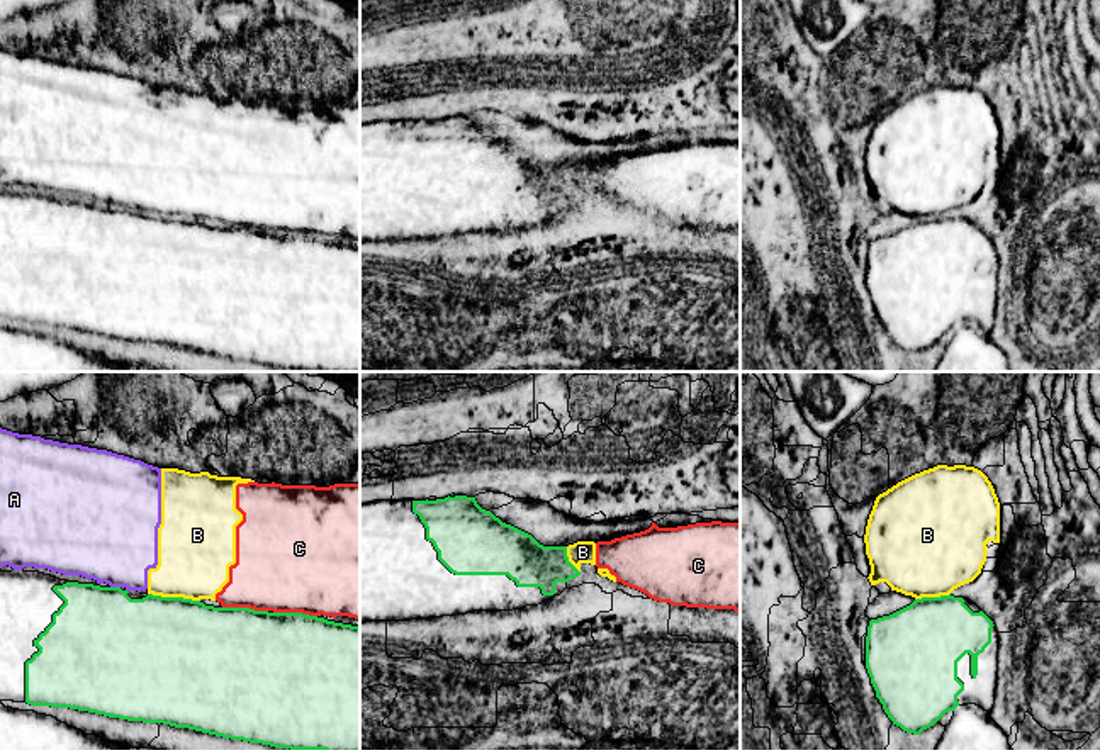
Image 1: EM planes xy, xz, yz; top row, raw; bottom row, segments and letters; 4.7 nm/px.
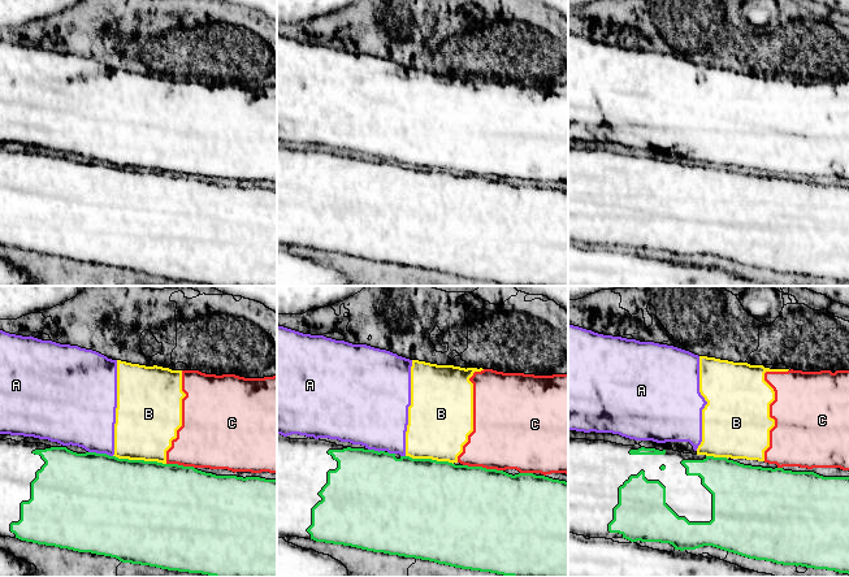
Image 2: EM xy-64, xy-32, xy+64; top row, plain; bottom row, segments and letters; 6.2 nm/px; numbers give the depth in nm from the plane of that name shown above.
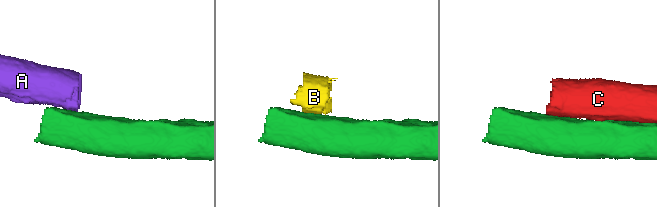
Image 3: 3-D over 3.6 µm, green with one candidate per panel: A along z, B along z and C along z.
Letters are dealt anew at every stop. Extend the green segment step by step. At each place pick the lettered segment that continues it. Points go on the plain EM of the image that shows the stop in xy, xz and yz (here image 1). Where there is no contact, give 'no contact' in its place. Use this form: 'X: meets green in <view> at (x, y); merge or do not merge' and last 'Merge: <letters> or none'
A: meets green in xy at (116, 207); do not merge
B: meets green in xy at (173, 218); do not merge
C: meets green in xy at (245, 228); do not merge
Merge: none

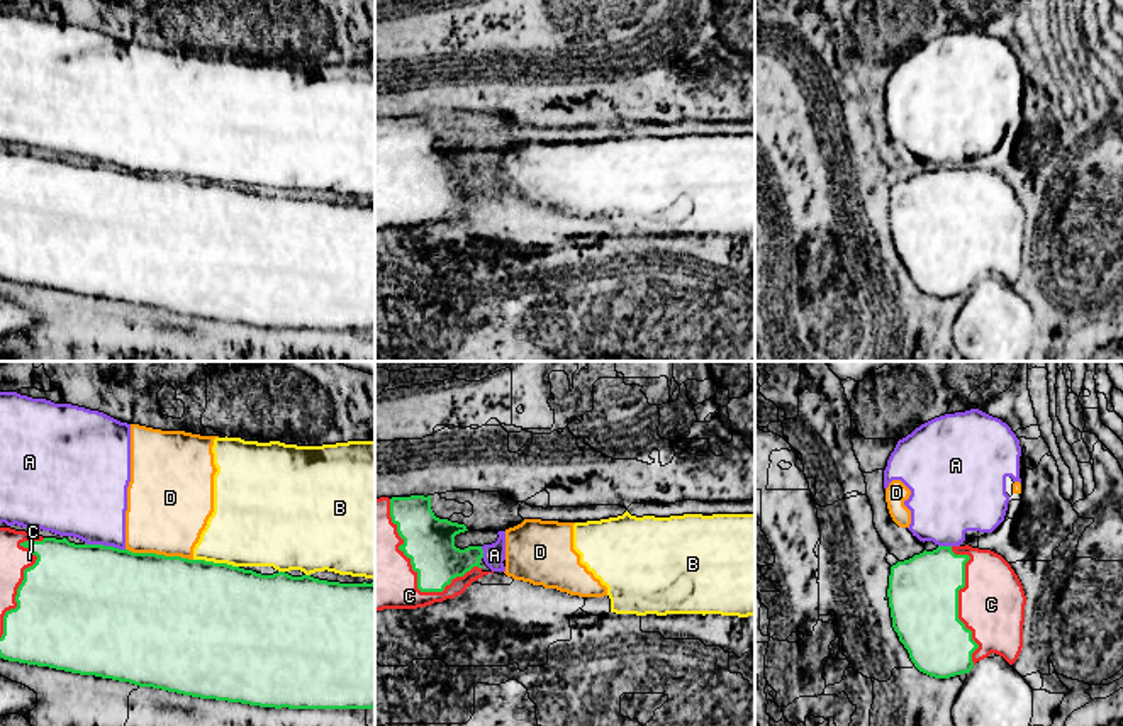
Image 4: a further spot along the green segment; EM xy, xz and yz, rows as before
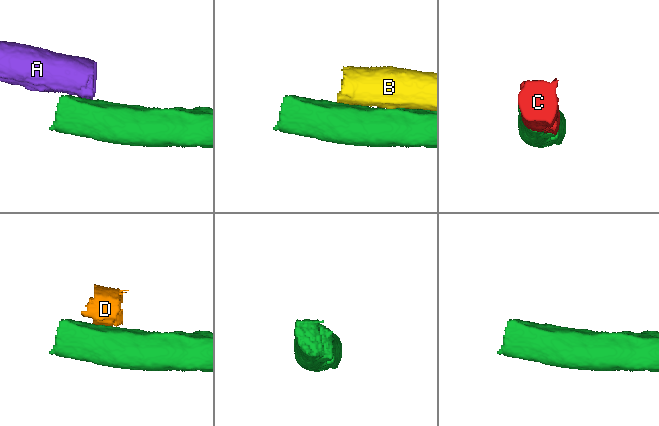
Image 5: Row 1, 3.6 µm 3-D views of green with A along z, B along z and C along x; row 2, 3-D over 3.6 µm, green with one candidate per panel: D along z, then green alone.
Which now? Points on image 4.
A: meets green in xy at (106, 167); do not merge
B: meets green in xy at (216, 184); do not merge
C: meets green in xz at (418, 195); merge
D: meets green in xy at (160, 175); do not merge
Merge: C

